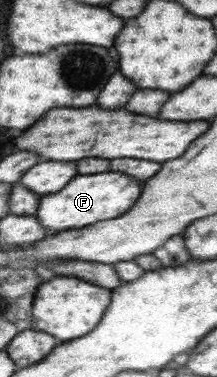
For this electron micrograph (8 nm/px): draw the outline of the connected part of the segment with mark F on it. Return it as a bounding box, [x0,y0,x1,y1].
[37,172,141,234]

